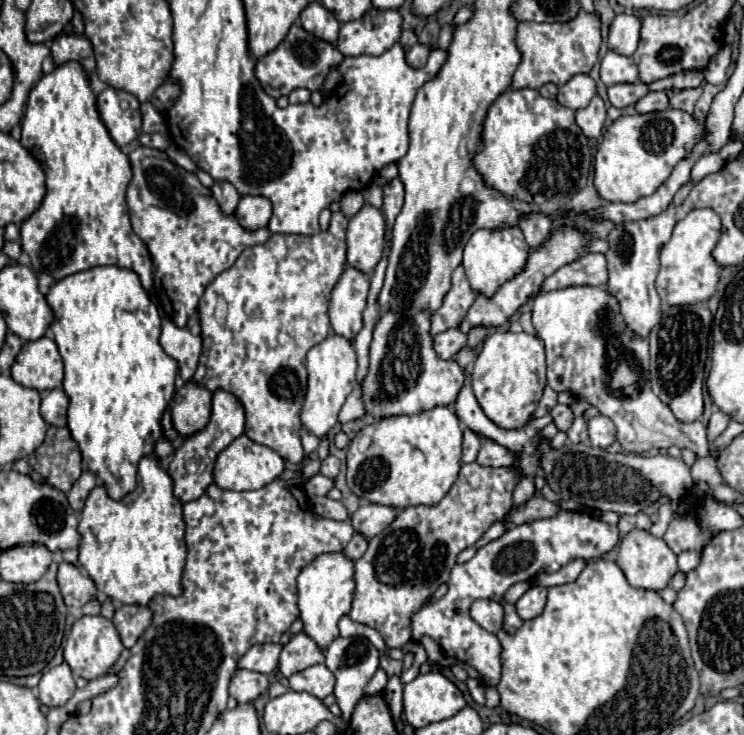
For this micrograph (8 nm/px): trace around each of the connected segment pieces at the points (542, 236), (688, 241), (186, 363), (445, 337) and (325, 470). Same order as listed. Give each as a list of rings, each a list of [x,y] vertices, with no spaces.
[[[532,213],[530,217],[524,217],[520,221],[520,229],[526,237],[526,243],[532,249],[540,249],[548,241],[554,227],[556,225],[548,217],[544,217],[544,213]]]
[[[694,209],[676,223],[670,241],[660,251],[660,271],[656,277],[656,291],[664,303],[692,305],[714,295],[720,267],[712,259],[710,251],[714,249],[718,237],[720,217],[712,209]]]
[[[168,317],[162,319],[162,333],[160,333],[162,349],[178,361],[180,377],[190,381],[198,367],[198,359],[202,353],[202,337],[192,335],[186,327],[174,325]]]
[[[448,329],[434,337],[434,351],[440,359],[452,359],[466,345],[466,335],[460,329]]]
[[[330,455],[330,457],[322,463],[320,473],[326,475],[326,477],[330,477],[330,479],[334,479],[334,477],[340,473],[340,459],[334,457],[334,455]]]

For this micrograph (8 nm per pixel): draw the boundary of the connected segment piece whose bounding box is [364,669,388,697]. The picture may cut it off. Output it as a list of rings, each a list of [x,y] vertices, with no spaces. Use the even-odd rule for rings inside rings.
[[[378,669],[376,675],[368,681],[368,685],[366,685],[366,689],[364,689],[364,695],[368,697],[368,695],[378,695],[378,693],[382,693],[382,691],[386,689],[386,681],[388,681],[386,673],[384,673],[382,669]]]

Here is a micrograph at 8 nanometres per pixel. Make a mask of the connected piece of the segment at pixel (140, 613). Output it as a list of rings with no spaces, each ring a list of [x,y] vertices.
[[[120,605],[116,609],[112,623],[118,629],[126,649],[130,649],[138,641],[138,637],[150,627],[152,617],[154,613],[148,607],[140,607],[140,605]]]

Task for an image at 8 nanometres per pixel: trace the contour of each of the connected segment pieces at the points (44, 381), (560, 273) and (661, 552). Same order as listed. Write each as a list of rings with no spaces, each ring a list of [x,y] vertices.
[[[50,337],[24,343],[12,365],[12,379],[36,391],[62,387],[64,365],[56,343]]]
[[[586,253],[580,259],[560,267],[542,285],[542,291],[564,289],[572,285],[606,285],[608,271],[602,253]]]
[[[630,531],[622,541],[620,541],[620,553],[618,553],[618,567],[624,571],[628,583],[638,589],[650,589],[650,591],[660,591],[666,589],[670,579],[676,575],[676,555],[672,549],[662,539],[652,537],[648,531]]]

